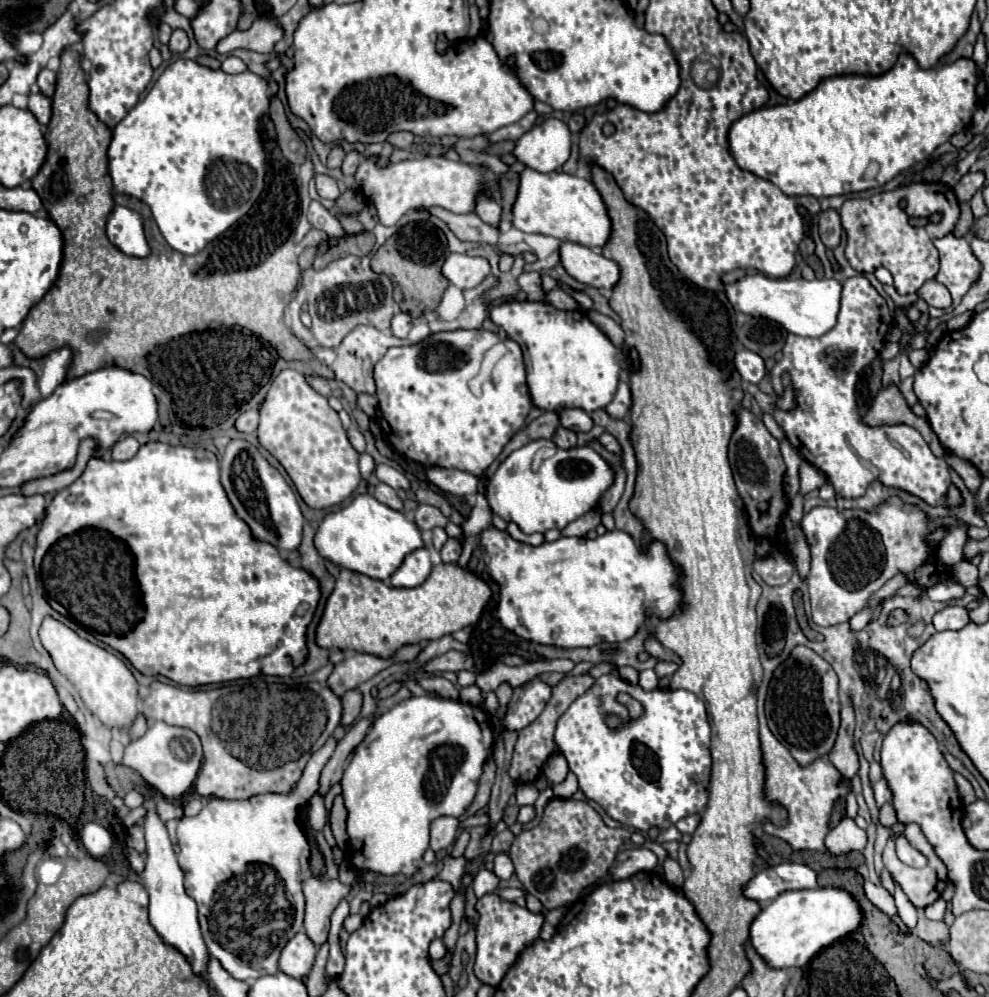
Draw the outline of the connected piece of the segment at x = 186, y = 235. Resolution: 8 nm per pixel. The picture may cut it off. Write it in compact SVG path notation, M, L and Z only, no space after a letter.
M190 59L174 61L160 75L144 101L138 101L112 129L108 173L114 191L144 201L172 249L184 255L202 251L212 239L244 217L264 191L266 163L276 143L262 139L260 119L270 113L270 101L276 91L278 85L274 81L252 71L226 75L220 69L212 71Z

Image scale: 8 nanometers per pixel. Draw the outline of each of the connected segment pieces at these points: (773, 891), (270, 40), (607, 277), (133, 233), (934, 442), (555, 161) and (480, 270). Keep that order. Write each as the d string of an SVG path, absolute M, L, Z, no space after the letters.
M780 863L758 871L742 889L744 897L756 903L766 903L784 891L814 889L816 873L800 863Z
M258 17L250 29L236 29L228 37L220 39L216 45L218 53L230 53L234 49L250 49L256 53L272 53L274 43L282 39L282 29L278 21L270 17Z
M564 241L560 245L560 263L570 277L596 289L612 289L620 277L618 263L592 251L590 247Z
M116 205L106 219L106 237L128 257L150 257L152 249L144 233L144 219L138 211Z
M888 387L888 389L882 389L878 393L872 409L864 417L864 423L866 425L876 425L876 427L880 427L880 425L900 425L900 423L910 425L924 437L924 441L928 443L928 447L932 449L932 453L936 457L946 455L944 447L940 445L940 441L932 433L928 421L922 419L922 417L916 417L910 411L910 407L906 405L906 401L904 401L902 393L898 391L898 387Z
M548 117L516 141L512 155L538 173L556 171L570 157L570 129L560 119Z
M450 253L442 265L442 275L458 289L476 287L490 273L490 265L482 257Z

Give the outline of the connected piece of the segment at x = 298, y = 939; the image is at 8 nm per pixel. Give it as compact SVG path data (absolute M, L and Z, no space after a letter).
M296 933L282 949L280 971L294 979L302 979L310 973L314 957L316 957L314 943L308 939L306 933Z

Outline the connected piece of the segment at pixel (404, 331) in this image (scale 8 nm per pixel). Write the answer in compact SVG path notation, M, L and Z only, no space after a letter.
M398 313L392 317L392 323L390 323L390 329L392 329L392 335L394 337L400 337L400 339L406 339L408 337L408 331L412 327L412 319L408 313Z

